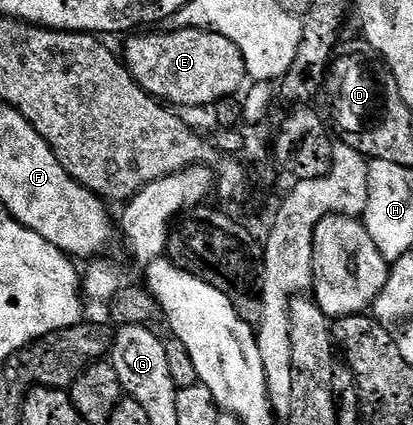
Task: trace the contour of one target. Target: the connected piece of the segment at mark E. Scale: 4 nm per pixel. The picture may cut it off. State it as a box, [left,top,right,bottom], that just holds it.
[121,28,247,110]

